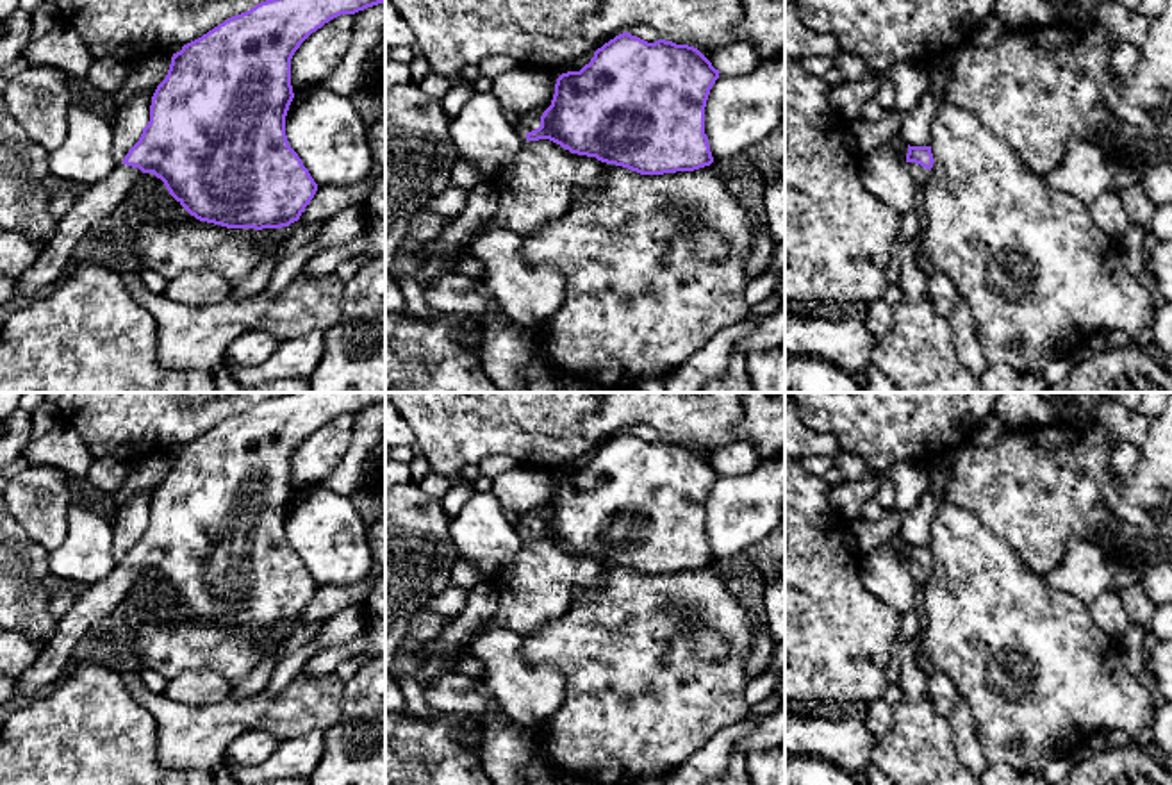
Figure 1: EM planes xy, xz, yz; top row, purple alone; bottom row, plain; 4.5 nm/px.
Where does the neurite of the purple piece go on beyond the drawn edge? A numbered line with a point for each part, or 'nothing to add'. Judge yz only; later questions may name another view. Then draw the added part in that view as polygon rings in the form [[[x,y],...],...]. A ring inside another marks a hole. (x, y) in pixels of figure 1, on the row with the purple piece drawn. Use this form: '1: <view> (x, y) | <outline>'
1: yz (921, 175) | [[[906,162],[910,175],[915,182],[915,186],[919,187],[919,191],[922,193],[924,186],[928,184],[929,177],[931,177],[931,169],[922,168],[920,164],[915,162]]]

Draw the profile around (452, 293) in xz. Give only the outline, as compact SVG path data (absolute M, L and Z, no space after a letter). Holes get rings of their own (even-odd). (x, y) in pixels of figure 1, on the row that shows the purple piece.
M446 271L425 291L425 300L442 314L462 314L480 325L499 312L499 307L480 280L473 280L458 271Z

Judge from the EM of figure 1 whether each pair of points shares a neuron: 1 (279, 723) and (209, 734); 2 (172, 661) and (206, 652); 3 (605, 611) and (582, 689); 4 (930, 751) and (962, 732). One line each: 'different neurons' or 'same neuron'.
1: same neuron
2: same neuron
3: same neuron
4: different neurons

